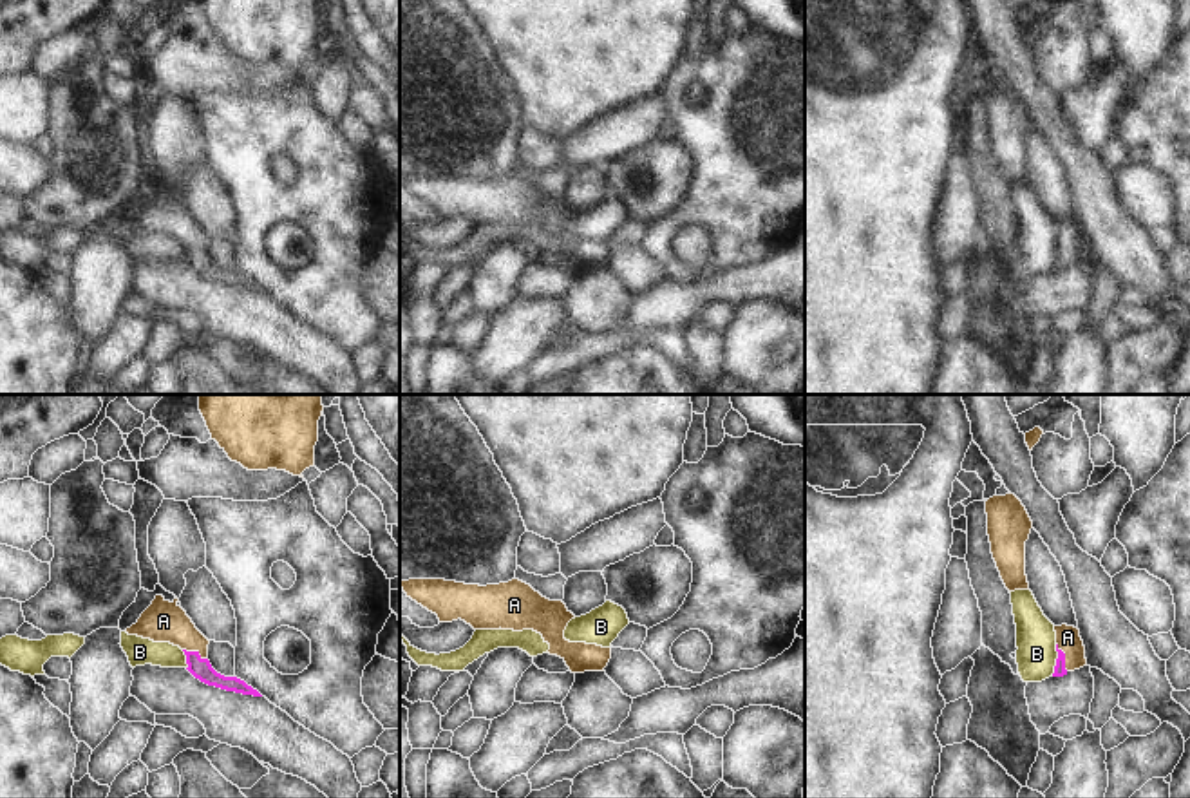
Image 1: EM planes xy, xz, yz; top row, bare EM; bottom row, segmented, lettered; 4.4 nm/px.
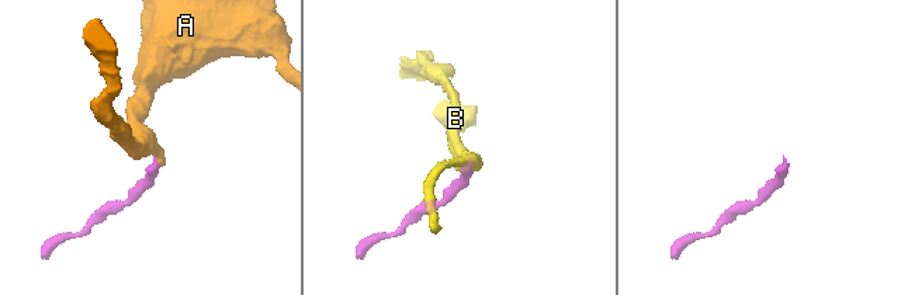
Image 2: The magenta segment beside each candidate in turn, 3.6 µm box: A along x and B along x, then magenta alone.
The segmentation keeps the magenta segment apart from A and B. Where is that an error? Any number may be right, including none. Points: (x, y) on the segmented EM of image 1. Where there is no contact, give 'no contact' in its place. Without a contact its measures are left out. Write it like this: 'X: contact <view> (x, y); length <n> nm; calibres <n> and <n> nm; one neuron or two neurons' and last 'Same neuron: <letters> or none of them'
A: contact yz (1064, 657); length 140 nm; calibres 50 and 110 nm; one neuron
B: contact yz (1057, 661); length 150 nm; calibres 50 and 180 nm; two neurons
Same neuron: A

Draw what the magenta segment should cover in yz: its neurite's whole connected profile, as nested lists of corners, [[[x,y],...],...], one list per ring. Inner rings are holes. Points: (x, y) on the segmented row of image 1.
[[[1054,626],[1056,632],[1056,666],[1053,677],[1063,677],[1069,671],[1087,666],[1085,646],[1080,630],[1074,626]]]

